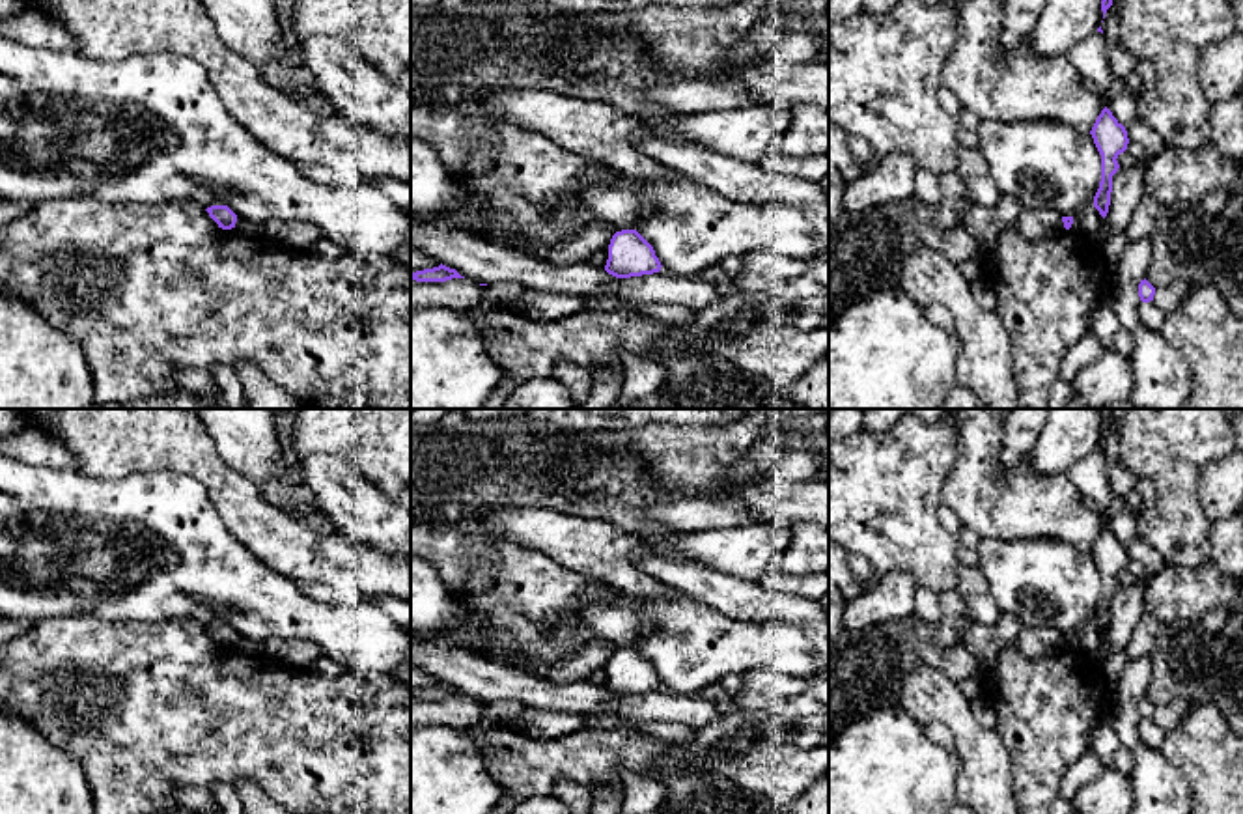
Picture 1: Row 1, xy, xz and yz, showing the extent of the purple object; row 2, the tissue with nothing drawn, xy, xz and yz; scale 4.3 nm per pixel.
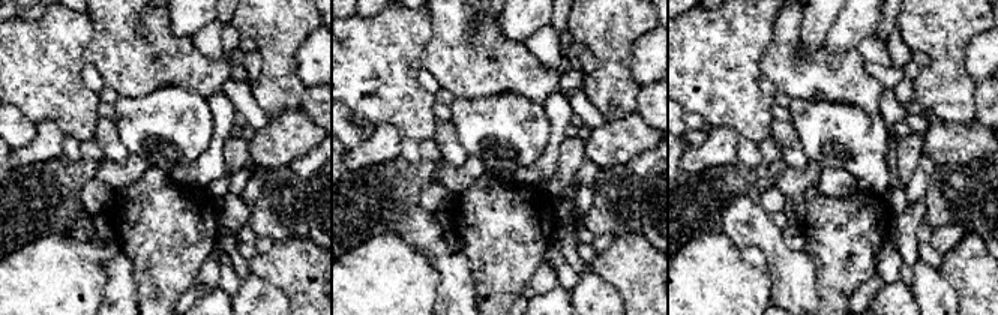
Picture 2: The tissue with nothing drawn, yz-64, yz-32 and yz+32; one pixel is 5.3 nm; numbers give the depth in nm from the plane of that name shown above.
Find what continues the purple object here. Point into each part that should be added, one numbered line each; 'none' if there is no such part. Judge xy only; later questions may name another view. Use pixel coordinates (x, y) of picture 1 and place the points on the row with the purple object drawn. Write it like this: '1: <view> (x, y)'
none

